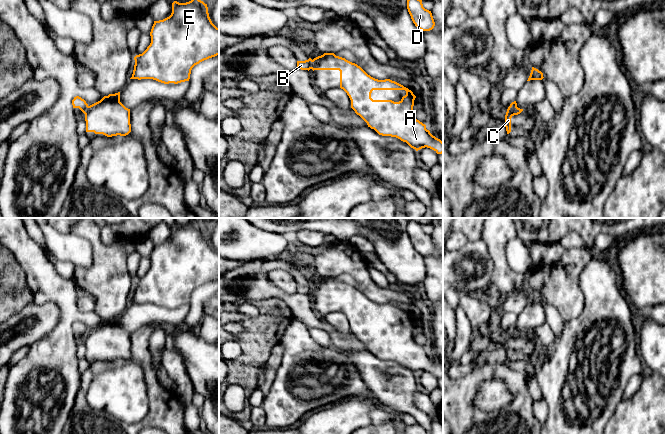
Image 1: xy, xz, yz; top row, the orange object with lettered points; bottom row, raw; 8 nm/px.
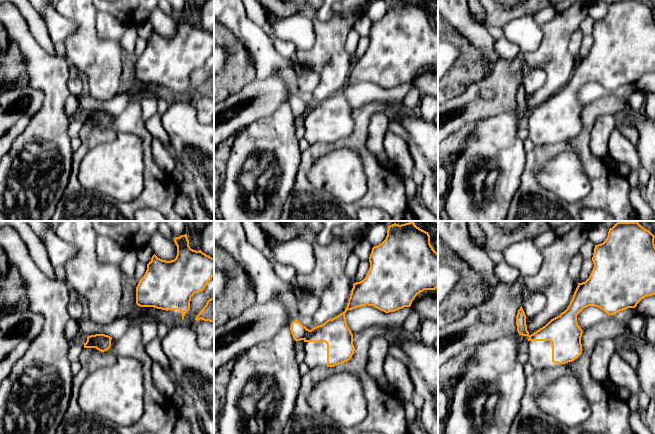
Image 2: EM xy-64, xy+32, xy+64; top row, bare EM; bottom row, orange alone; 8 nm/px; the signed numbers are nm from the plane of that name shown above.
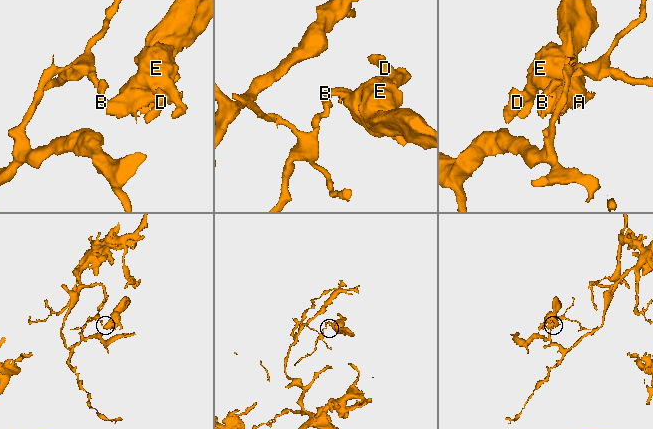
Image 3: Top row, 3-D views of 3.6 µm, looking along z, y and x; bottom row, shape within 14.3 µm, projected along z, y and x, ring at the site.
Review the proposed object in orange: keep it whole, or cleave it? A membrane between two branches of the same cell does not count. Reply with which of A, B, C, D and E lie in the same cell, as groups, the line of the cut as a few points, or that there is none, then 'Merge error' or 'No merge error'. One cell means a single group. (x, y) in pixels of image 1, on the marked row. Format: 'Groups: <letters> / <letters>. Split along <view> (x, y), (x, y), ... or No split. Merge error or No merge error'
Groups: A C D E / B. Split along xz (311, 60), (312, 68). Merge error

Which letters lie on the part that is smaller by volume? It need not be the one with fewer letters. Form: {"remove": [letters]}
{"remove": ["A", "C", "D", "E"]}

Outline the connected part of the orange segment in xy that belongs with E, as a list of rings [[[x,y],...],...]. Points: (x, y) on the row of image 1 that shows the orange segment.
[[[201,0],[186,3],[174,1],[171,15],[163,20],[154,21],[150,36],[151,43],[147,49],[134,57],[135,65],[130,79],[153,79],[164,84],[178,84],[189,81],[191,70],[195,65],[219,55],[219,28],[212,23],[207,4]]]

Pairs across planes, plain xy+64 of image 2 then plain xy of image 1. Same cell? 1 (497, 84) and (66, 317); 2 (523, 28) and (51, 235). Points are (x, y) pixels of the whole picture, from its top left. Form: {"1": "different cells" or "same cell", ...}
{"1": "different cells", "2": "same cell"}

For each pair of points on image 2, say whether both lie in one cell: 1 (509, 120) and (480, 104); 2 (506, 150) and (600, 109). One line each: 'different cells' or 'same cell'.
1: different cells
2: different cells

